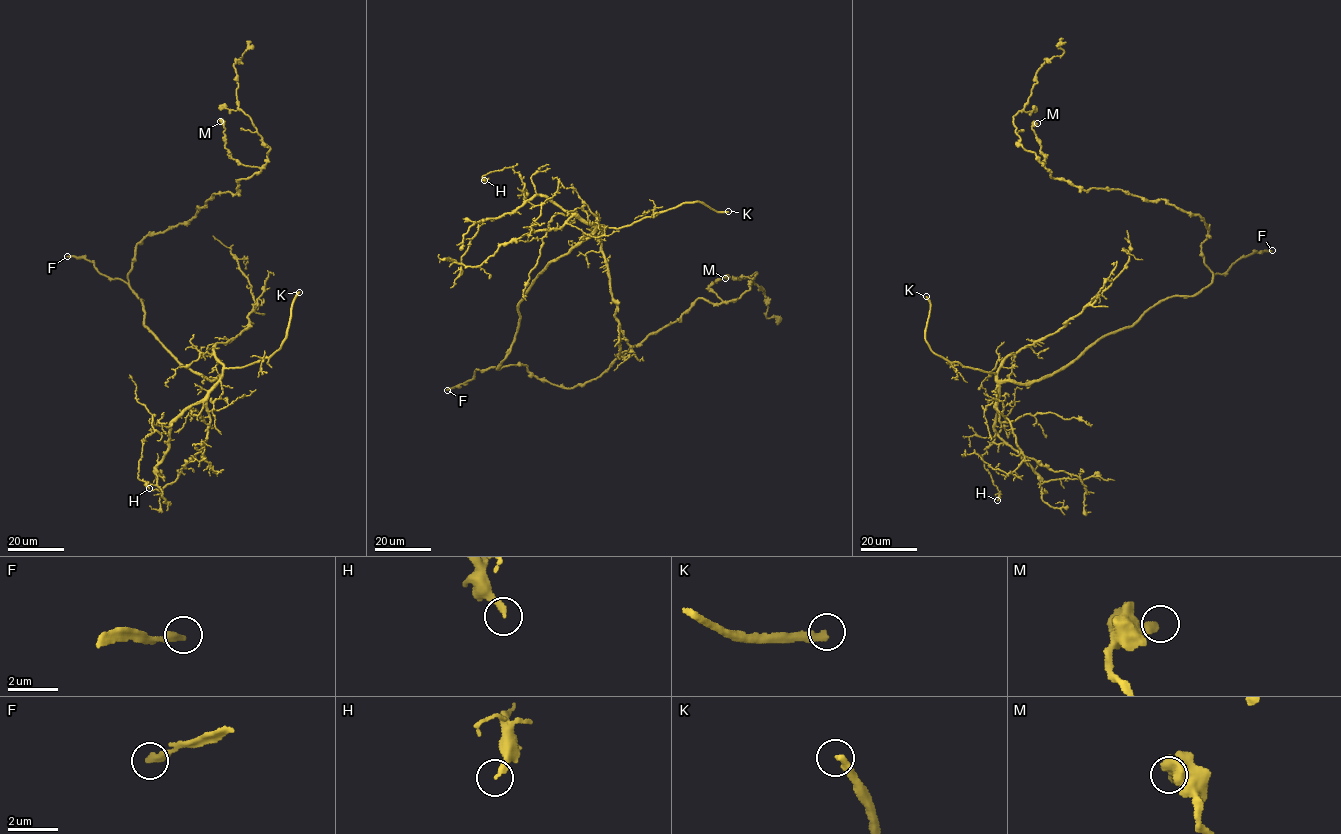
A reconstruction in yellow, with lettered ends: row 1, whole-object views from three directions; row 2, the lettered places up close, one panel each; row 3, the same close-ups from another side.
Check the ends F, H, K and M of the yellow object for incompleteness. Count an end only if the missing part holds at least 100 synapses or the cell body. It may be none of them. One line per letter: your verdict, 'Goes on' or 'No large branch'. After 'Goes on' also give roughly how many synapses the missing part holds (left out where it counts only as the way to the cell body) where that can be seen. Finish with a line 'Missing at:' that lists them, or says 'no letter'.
F: Goes on. Roughly 250 synapses
H: No large branch
K: No large branch
M: No large branch
Missing at: F

